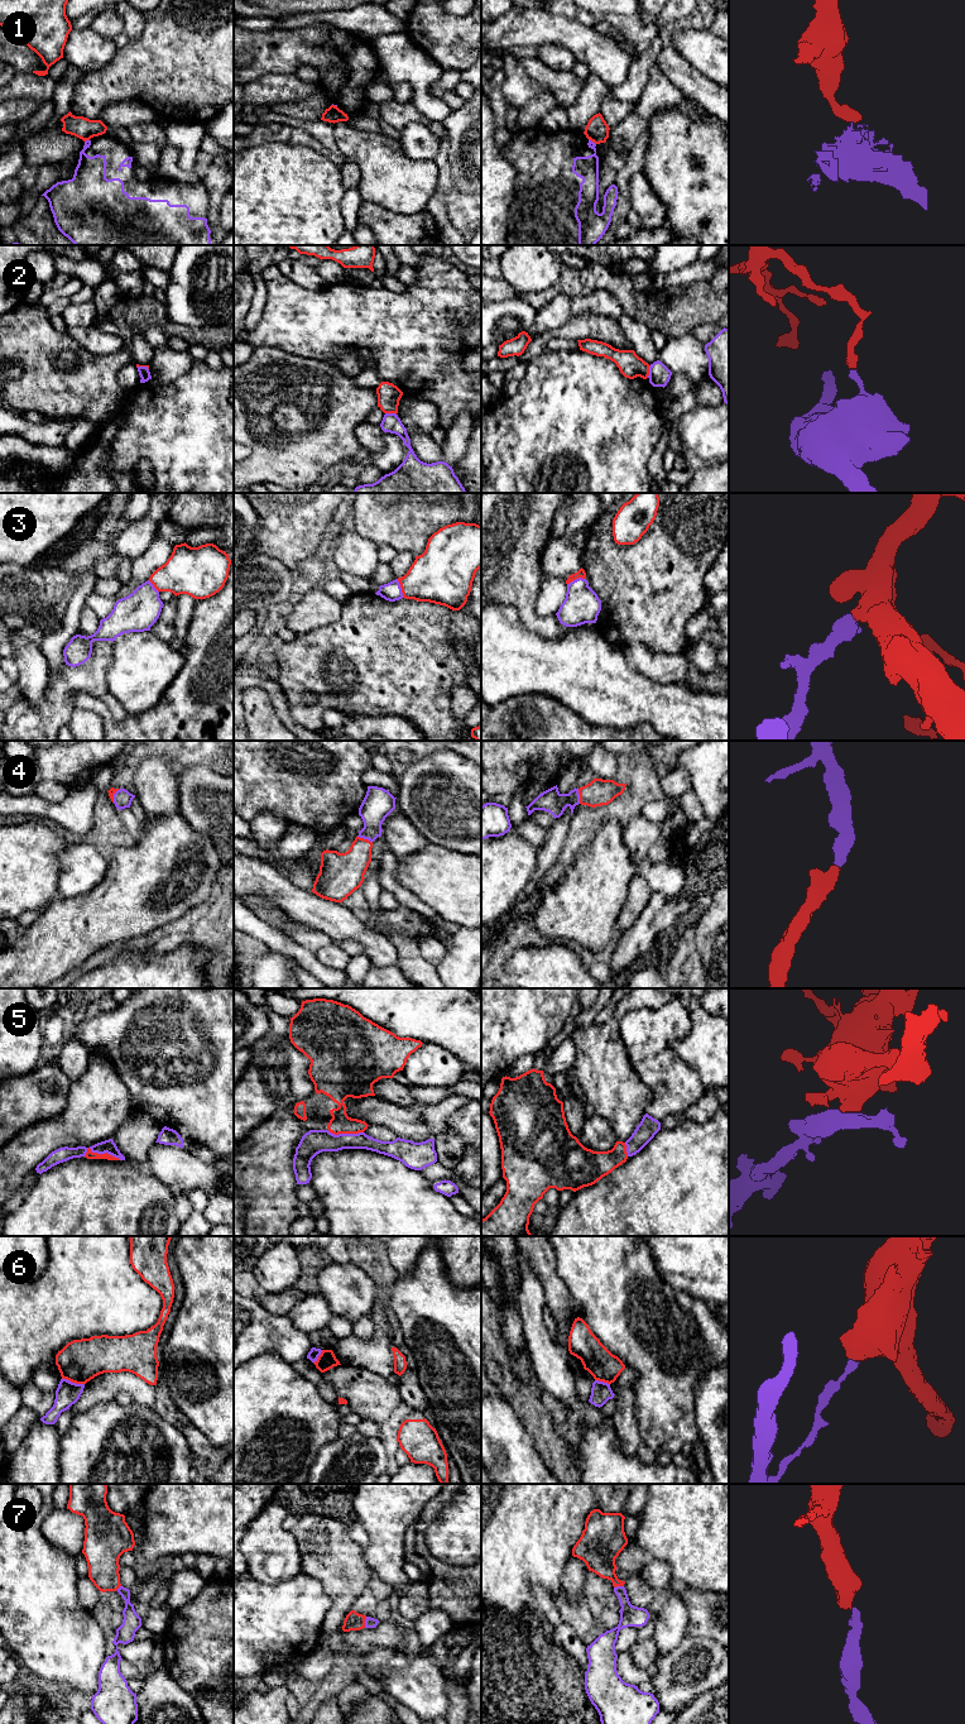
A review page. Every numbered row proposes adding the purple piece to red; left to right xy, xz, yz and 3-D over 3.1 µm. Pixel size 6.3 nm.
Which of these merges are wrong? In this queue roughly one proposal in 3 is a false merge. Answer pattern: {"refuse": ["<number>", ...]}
{"refuse": ["1", "2", "5", "6"]}

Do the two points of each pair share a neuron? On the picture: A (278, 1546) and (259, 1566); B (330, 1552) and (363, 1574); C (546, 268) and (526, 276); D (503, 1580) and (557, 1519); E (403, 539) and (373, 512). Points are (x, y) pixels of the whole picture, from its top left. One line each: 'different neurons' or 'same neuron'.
A: same neuron
B: same neuron
C: same neuron
D: same neuron
E: same neuron

